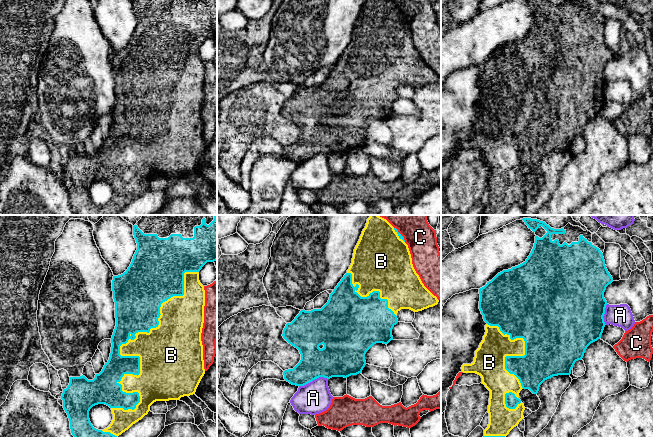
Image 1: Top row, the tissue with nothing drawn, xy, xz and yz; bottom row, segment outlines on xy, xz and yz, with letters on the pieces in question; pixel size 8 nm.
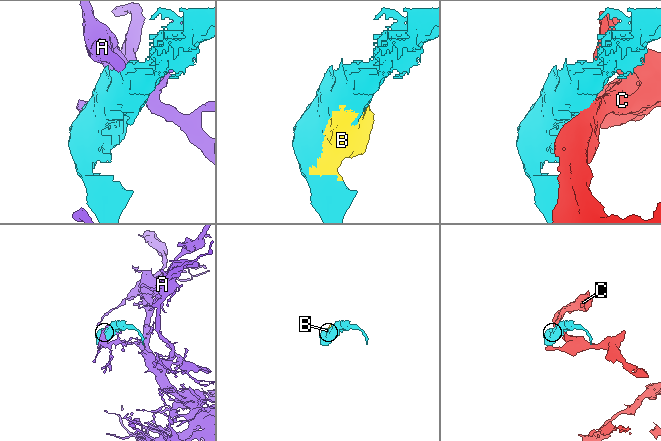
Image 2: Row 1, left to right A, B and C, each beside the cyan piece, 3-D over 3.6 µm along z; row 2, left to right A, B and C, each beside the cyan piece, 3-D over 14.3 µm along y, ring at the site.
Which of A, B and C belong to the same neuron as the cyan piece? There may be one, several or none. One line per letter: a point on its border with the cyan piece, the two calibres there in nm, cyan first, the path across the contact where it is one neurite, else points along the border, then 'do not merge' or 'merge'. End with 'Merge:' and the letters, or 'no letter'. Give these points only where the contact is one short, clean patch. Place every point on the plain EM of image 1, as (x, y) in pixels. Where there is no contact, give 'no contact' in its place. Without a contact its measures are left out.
A: xz (313, 155) | 280/260 nm | do not merge
B: xy (119, 126) | 200/240 nm | merge
C: xz (400, 10) | 30/240 nm | do not merge
Merge: B

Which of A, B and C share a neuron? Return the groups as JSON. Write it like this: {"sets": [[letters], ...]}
{"sets": [["A"], ["B"], ["C"]]}

